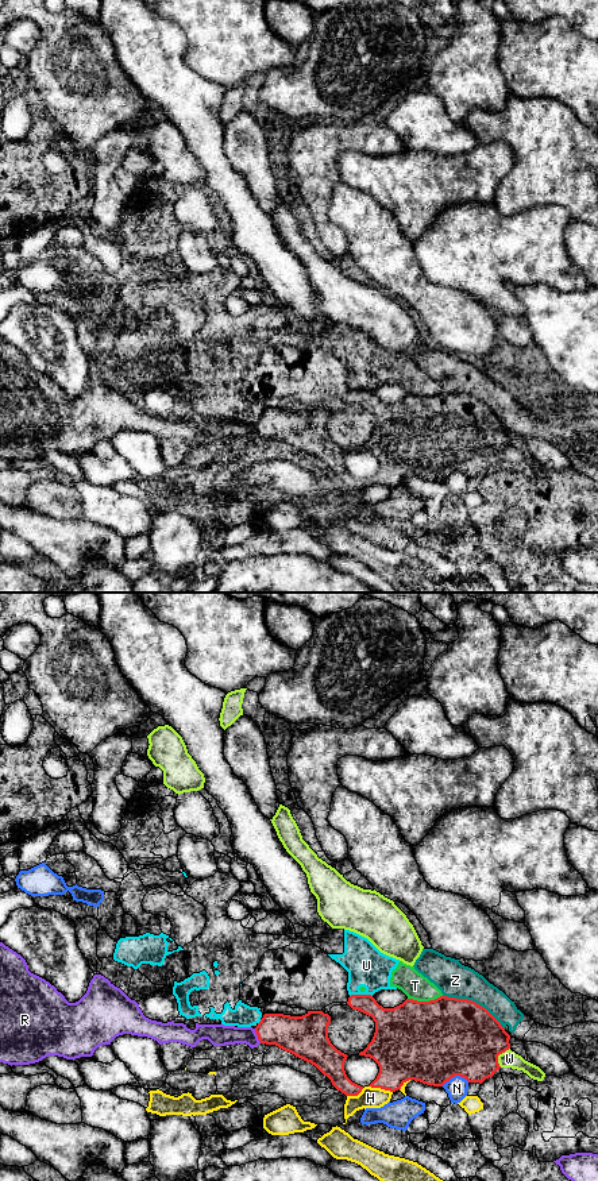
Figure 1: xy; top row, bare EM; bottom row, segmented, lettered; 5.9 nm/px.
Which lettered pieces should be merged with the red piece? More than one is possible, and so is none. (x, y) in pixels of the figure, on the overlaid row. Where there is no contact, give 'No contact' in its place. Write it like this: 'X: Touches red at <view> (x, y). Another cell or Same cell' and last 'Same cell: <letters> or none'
H: Touches red at xy (381, 1088). Another cell
N: Touches red at xy (455, 1075). Another cell
R: Touches red at xy (257, 1034). Another cell
T: Touches red at xy (424, 1002). Another cell
U: Touches red at xy (361, 995). Another cell
W: Touches red at xy (498, 1054). Another cell
Z: Touches red at xy (474, 1002). Another cell
Same cell: none

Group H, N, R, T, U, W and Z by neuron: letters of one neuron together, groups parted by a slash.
H / N / R / T U / W / Z

